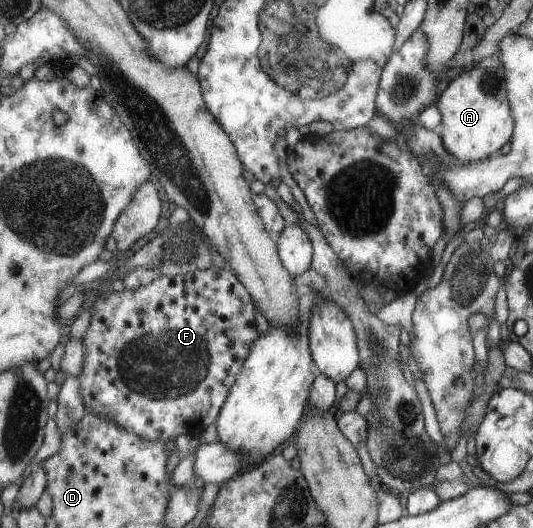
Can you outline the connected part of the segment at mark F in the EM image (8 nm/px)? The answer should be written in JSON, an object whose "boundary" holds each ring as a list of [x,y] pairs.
{"boundary":[[[211,266],[182,275],[167,276],[159,274],[149,284],[132,289],[124,288],[121,291],[109,290],[103,293],[90,308],[89,325],[82,336],[82,345],[84,346],[83,362],[81,372],[76,377],[79,380],[79,394],[84,408],[97,415],[105,415],[122,429],[127,429],[137,436],[142,436],[145,440],[162,443],[167,442],[169,438],[179,436],[179,434],[189,434],[189,426],[193,426],[199,420],[201,420],[201,430],[207,424],[211,424],[215,420],[215,414],[219,414],[229,387],[233,384],[239,369],[244,364],[244,360],[248,358],[252,344],[256,342],[255,336],[257,336],[257,332],[255,332],[255,316],[253,316],[254,302],[251,302],[250,294],[245,292],[246,288],[243,288],[239,281],[229,268],[222,269],[221,267]]]}

